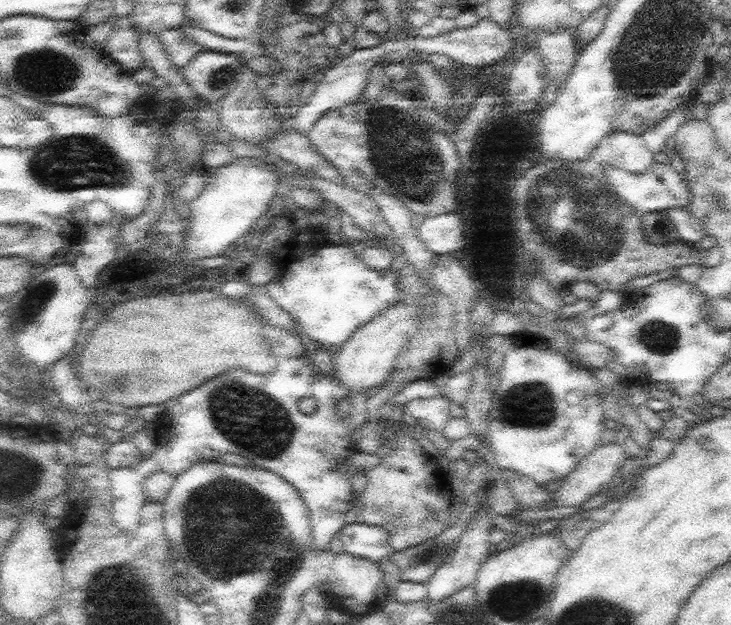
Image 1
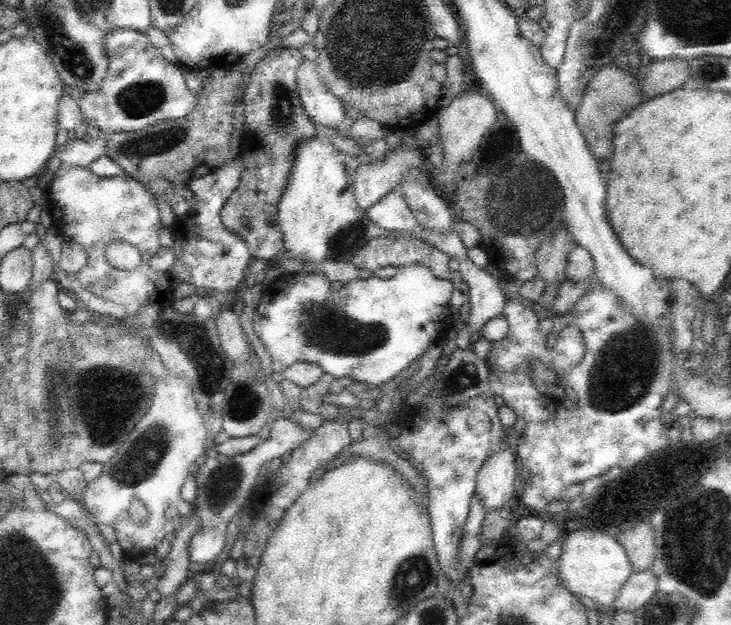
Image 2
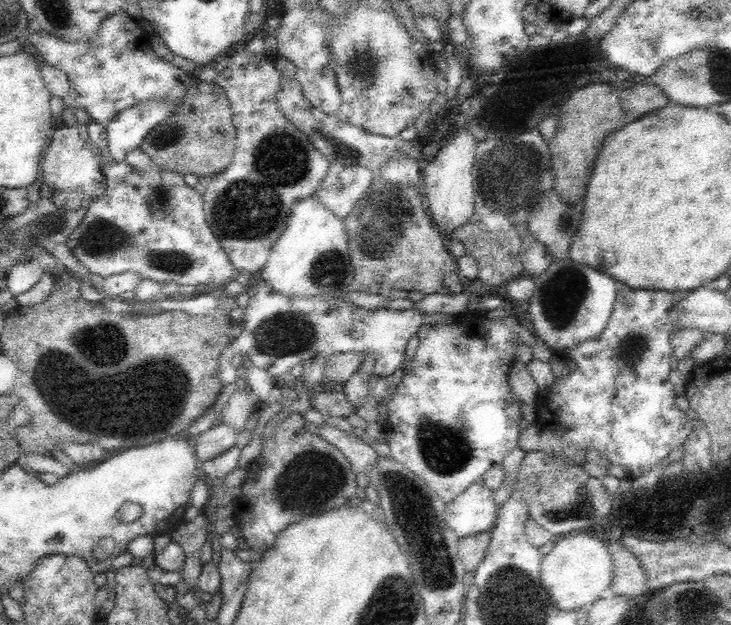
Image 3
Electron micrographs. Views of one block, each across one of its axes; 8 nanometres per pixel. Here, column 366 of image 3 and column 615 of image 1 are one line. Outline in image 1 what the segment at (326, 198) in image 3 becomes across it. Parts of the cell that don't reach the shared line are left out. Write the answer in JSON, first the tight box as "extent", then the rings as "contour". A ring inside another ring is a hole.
{"extent":[605,162,691,218],"contour":[[[653,162],[643,174],[631,174],[619,168],[607,168],[605,172],[605,182],[609,184],[609,188],[613,188],[615,194],[619,194],[623,198],[625,204],[629,204],[639,218],[643,218],[645,214],[651,212],[659,212],[659,210],[669,210],[669,208],[689,208],[691,202],[691,192],[687,188],[687,182],[681,174],[681,170],[677,170],[671,164],[663,164],[663,162]]]}

